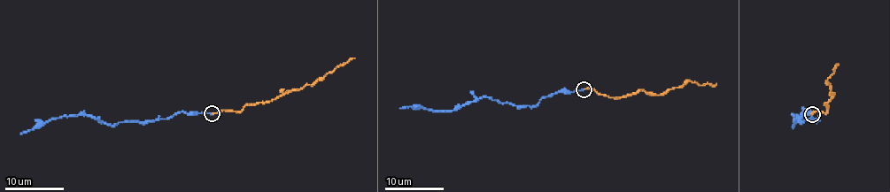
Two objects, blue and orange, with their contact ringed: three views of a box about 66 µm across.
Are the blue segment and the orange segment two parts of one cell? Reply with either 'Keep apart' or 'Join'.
Keep apart

